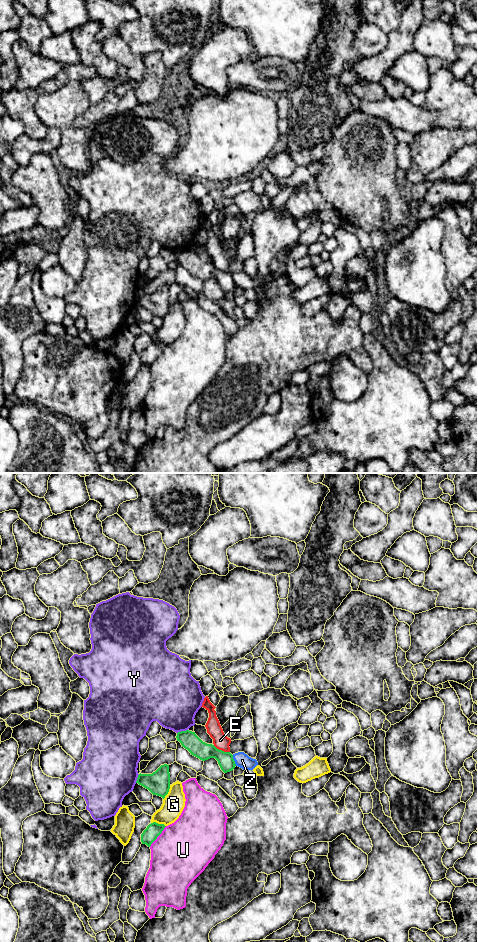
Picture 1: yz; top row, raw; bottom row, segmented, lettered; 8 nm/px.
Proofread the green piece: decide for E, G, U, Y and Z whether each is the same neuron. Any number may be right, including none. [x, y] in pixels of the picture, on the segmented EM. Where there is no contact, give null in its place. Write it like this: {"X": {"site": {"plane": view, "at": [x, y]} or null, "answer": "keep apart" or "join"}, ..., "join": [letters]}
{"E": {"site": {"plane": "yz", "at": [221, 750]}, "answer": "keep apart"}, "G": {"site": {"plane": "yz", "at": [157, 823]}, "answer": "keep apart"}, "U": {"site": {"plane": "yz", "at": [158, 835]}, "answer": "keep apart"}, "Y": {"site": {"plane": "yz", "at": [182, 731]}, "answer": "keep apart"}, "Z": {"site": {"plane": "yz", "at": [233, 760]}, "answer": "keep apart"}, "join": []}

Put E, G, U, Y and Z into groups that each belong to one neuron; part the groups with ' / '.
E Z / G / U / Y

